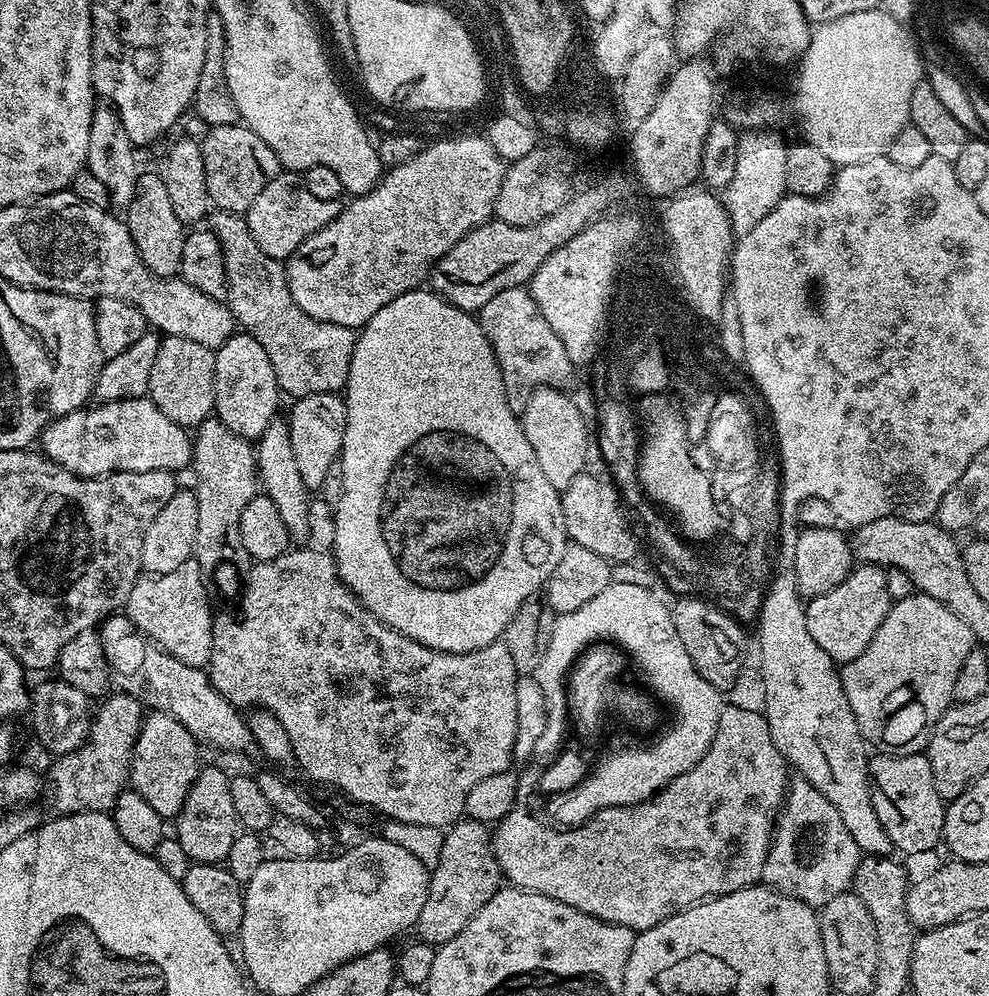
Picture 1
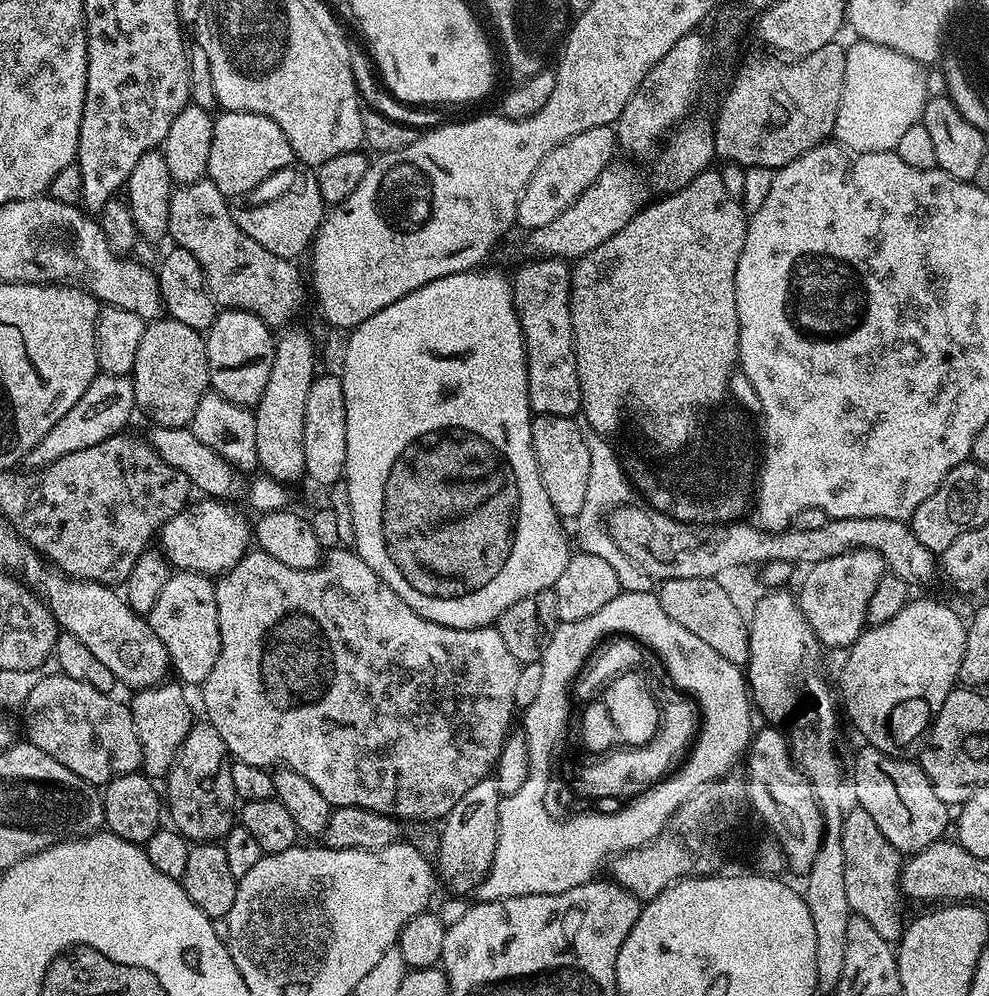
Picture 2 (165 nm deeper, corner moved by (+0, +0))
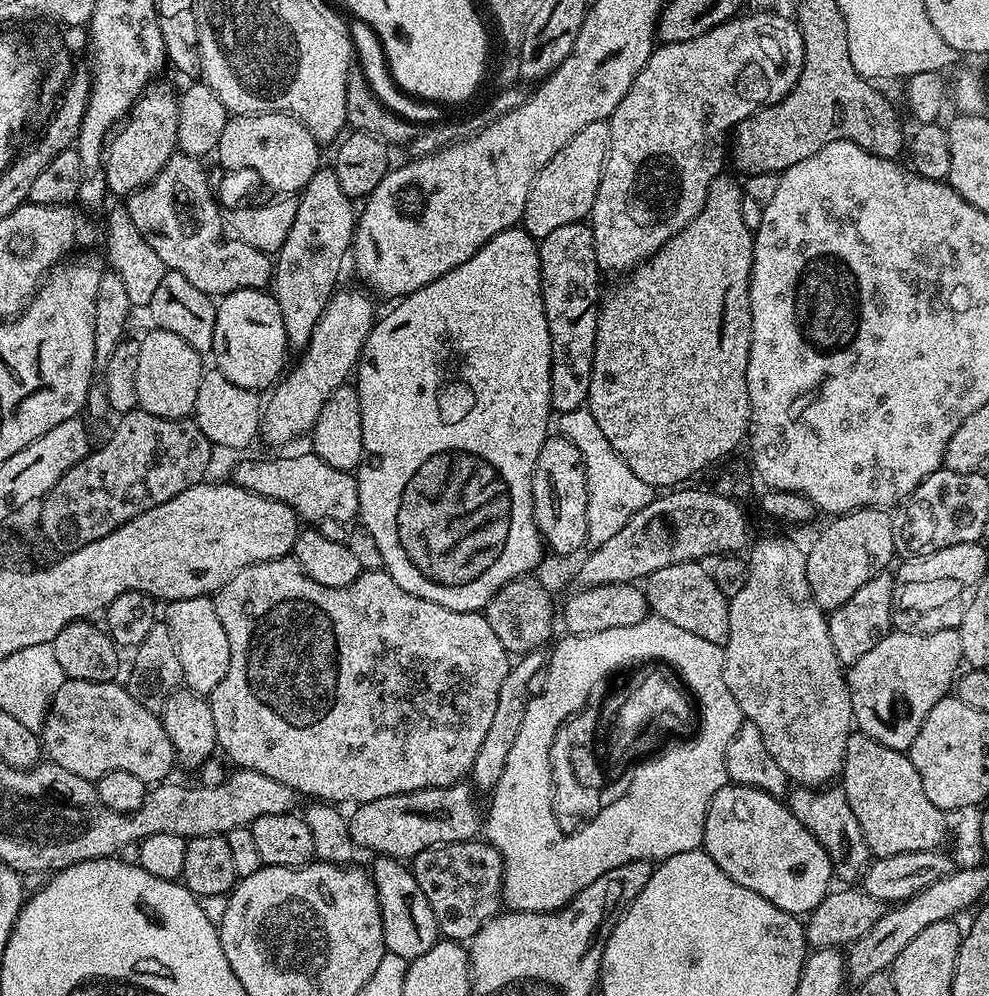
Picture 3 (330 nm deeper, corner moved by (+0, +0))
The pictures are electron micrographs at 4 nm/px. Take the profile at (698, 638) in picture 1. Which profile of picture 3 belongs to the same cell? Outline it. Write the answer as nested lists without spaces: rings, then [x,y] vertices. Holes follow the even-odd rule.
[[[687,560],[681,564],[662,566],[642,581],[644,597],[651,615],[662,618],[682,630],[690,630],[697,641],[723,645],[728,641],[728,597],[715,584],[713,573],[703,563]]]

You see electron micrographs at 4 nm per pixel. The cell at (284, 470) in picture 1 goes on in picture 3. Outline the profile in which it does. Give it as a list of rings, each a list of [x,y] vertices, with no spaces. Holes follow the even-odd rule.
[[[322,166],[314,174],[314,178],[310,178],[310,182],[306,182],[306,186],[301,188],[298,193],[298,214],[294,214],[294,222],[290,225],[290,234],[286,234],[286,242],[282,242],[280,251],[275,253],[274,256],[274,271],[272,274],[272,282],[270,285],[271,291],[276,297],[278,302],[278,310],[282,310],[282,322],[286,326],[286,334],[288,335],[288,346],[292,350],[303,350],[308,347],[310,342],[310,334],[314,330],[314,326],[318,322],[318,318],[322,318],[322,310],[326,310],[328,300],[332,296],[333,292],[337,291],[340,280],[340,267],[346,264],[346,261],[350,256],[350,249],[352,246],[352,237],[356,231],[356,218],[358,215],[357,209],[354,207],[353,197],[346,194],[346,190],[342,190],[342,185],[338,183],[338,174],[335,167]]]

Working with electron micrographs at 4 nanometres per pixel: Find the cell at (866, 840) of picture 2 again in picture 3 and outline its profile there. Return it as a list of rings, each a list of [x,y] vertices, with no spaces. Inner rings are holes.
[[[796,786],[789,791],[786,803],[802,826],[825,848],[832,863],[835,879],[844,880],[840,882],[848,886],[863,881],[870,863],[870,853],[866,846],[866,838],[862,834],[862,826],[858,826],[858,818],[854,818],[854,810],[850,810],[850,802],[846,798],[843,787]]]

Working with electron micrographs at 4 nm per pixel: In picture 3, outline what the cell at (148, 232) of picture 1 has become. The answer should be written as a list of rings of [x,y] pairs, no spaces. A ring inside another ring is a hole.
[[[153,82],[144,89],[106,145],[102,159],[109,193],[131,194],[145,188],[160,173],[162,166],[177,155],[178,96],[175,91],[172,93],[170,85],[160,83]]]

